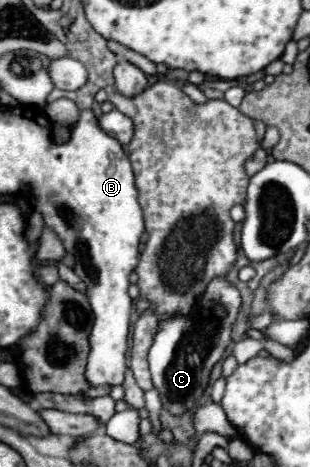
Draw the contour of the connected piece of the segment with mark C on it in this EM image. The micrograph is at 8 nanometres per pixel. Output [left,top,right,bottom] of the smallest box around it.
[149,277,241,415]

